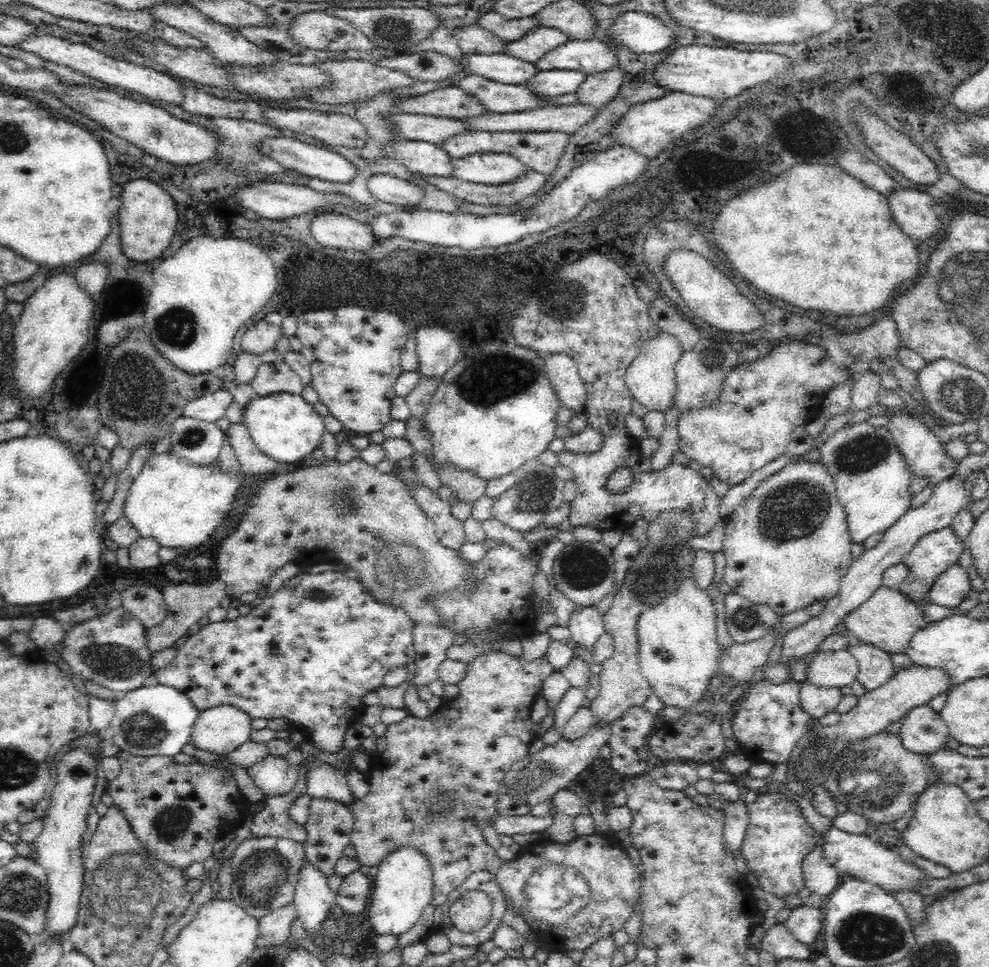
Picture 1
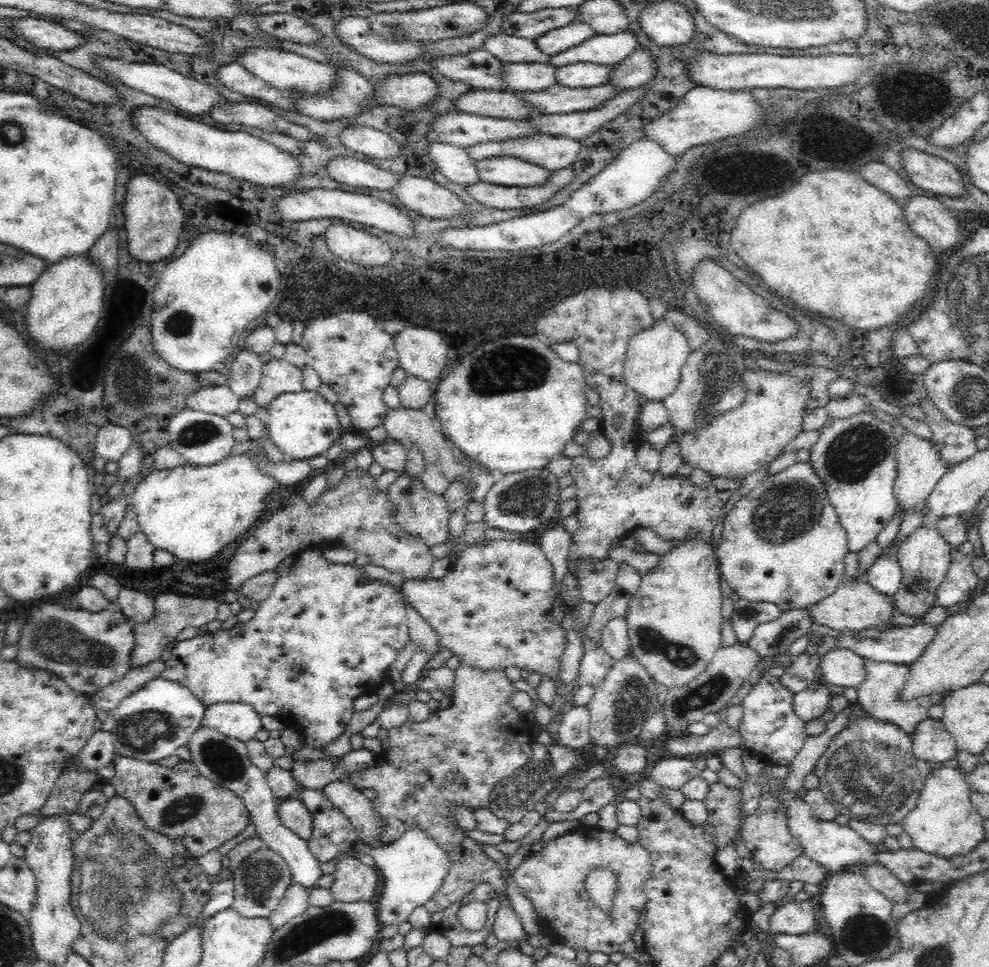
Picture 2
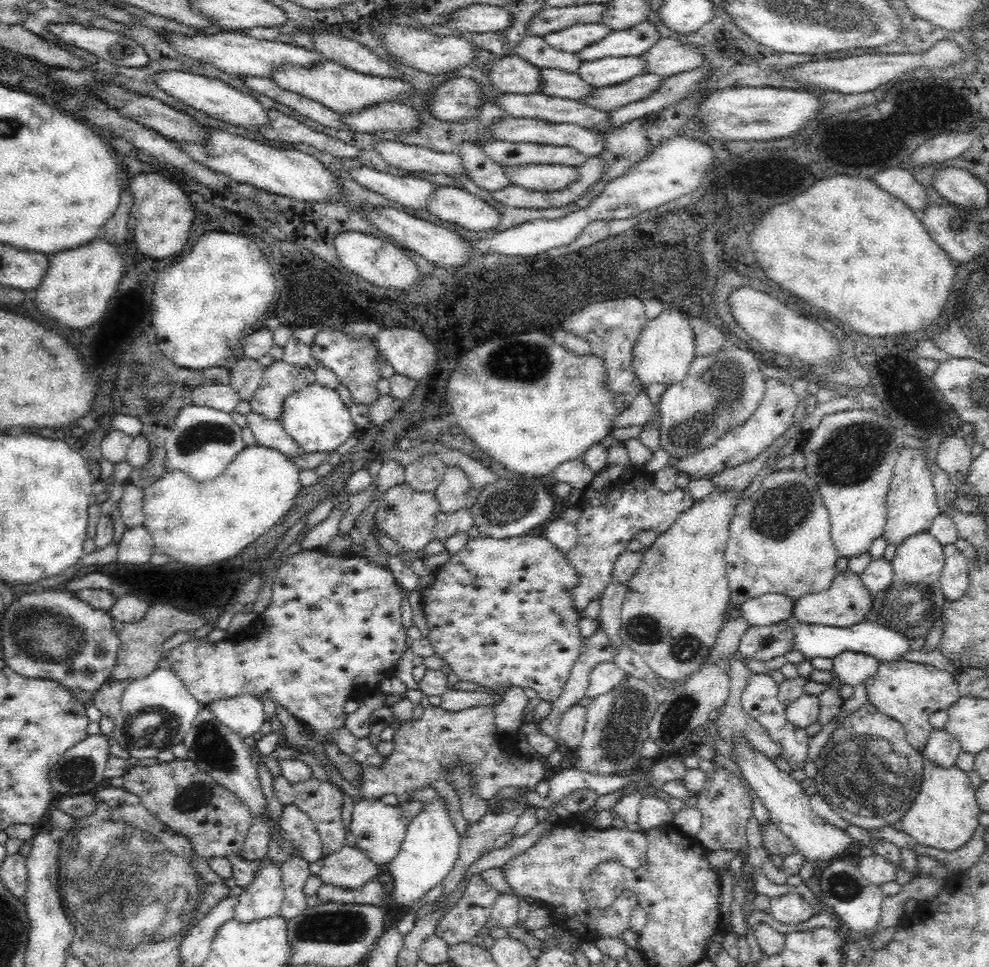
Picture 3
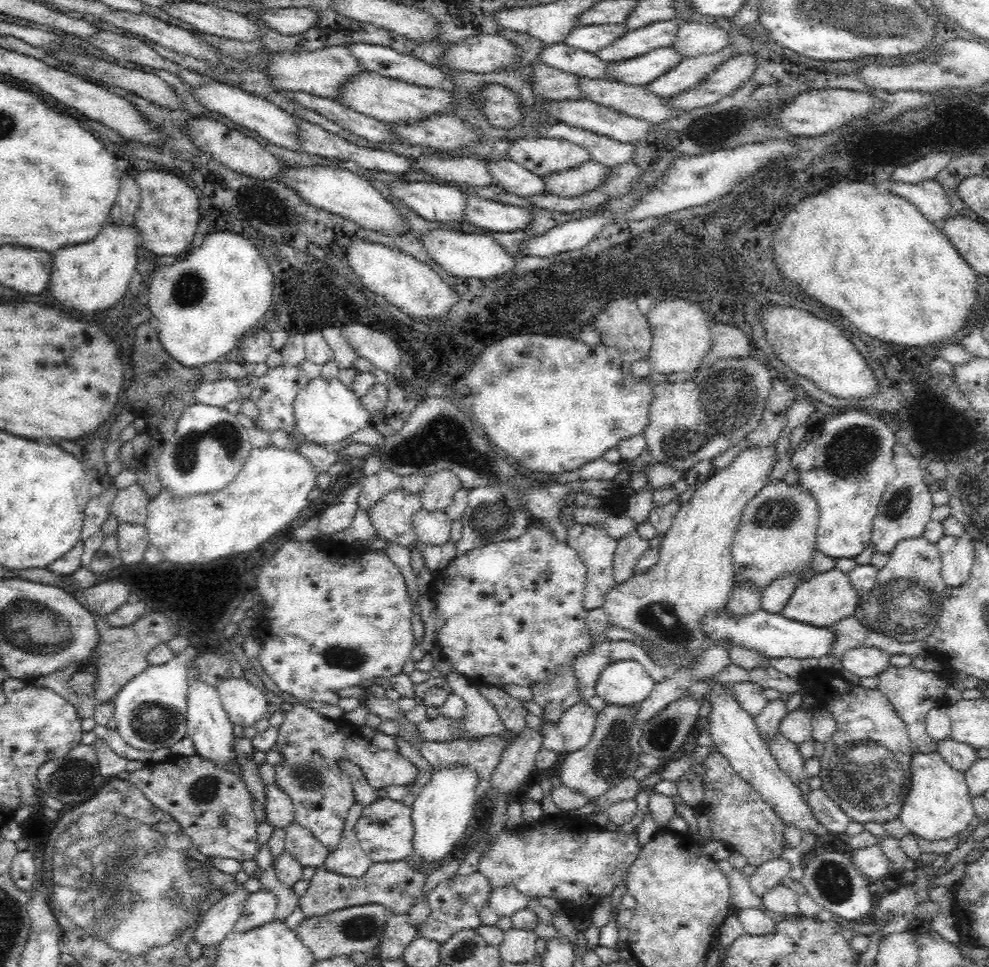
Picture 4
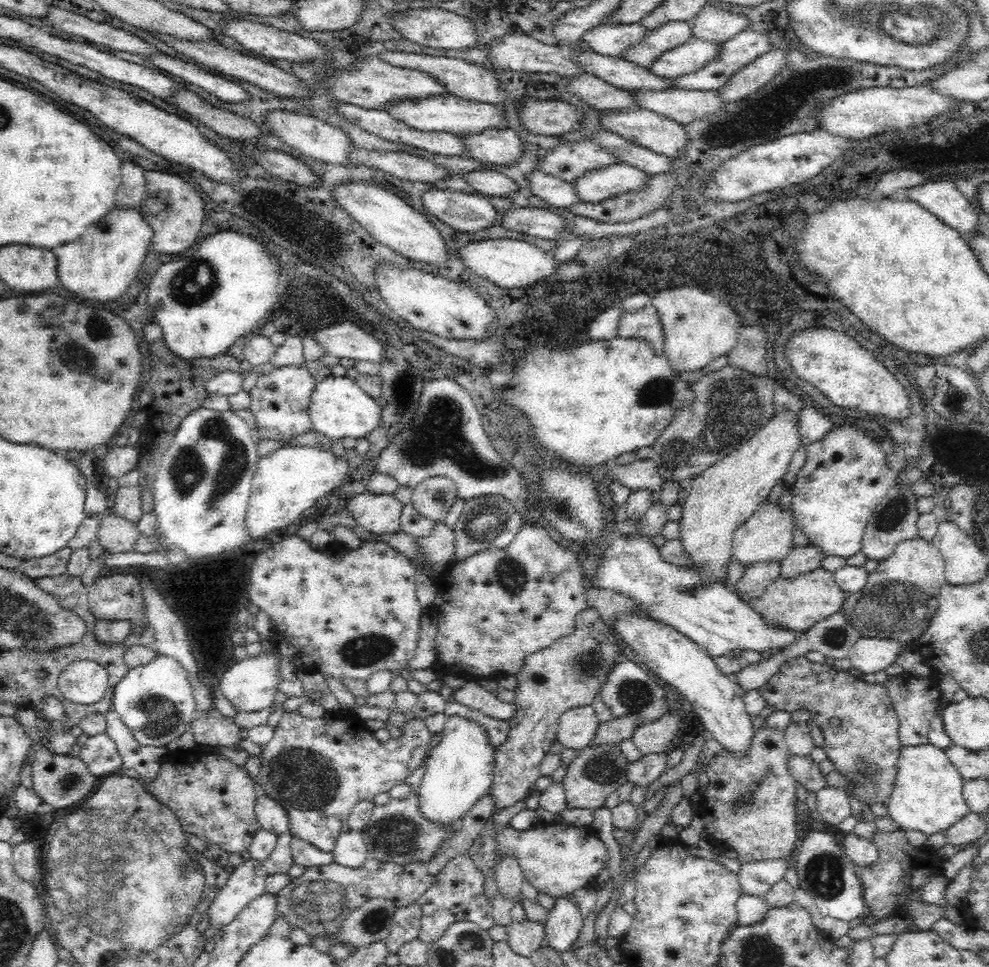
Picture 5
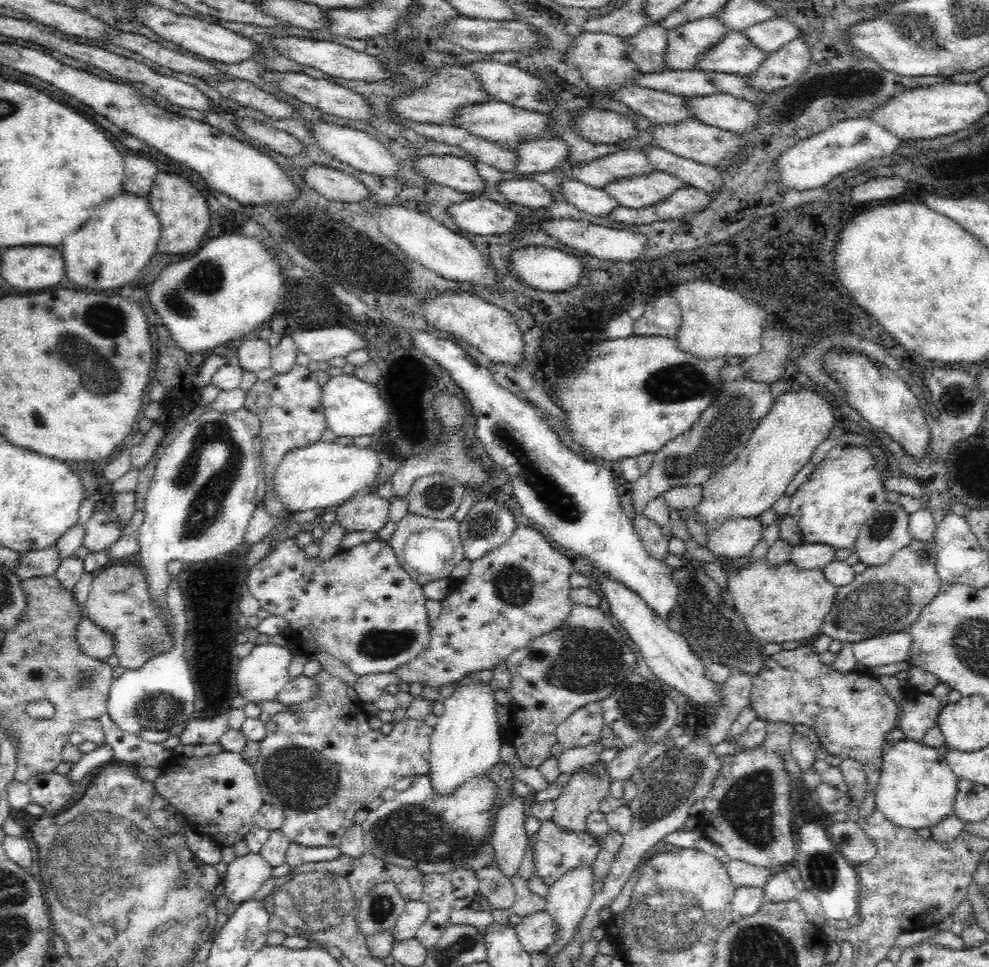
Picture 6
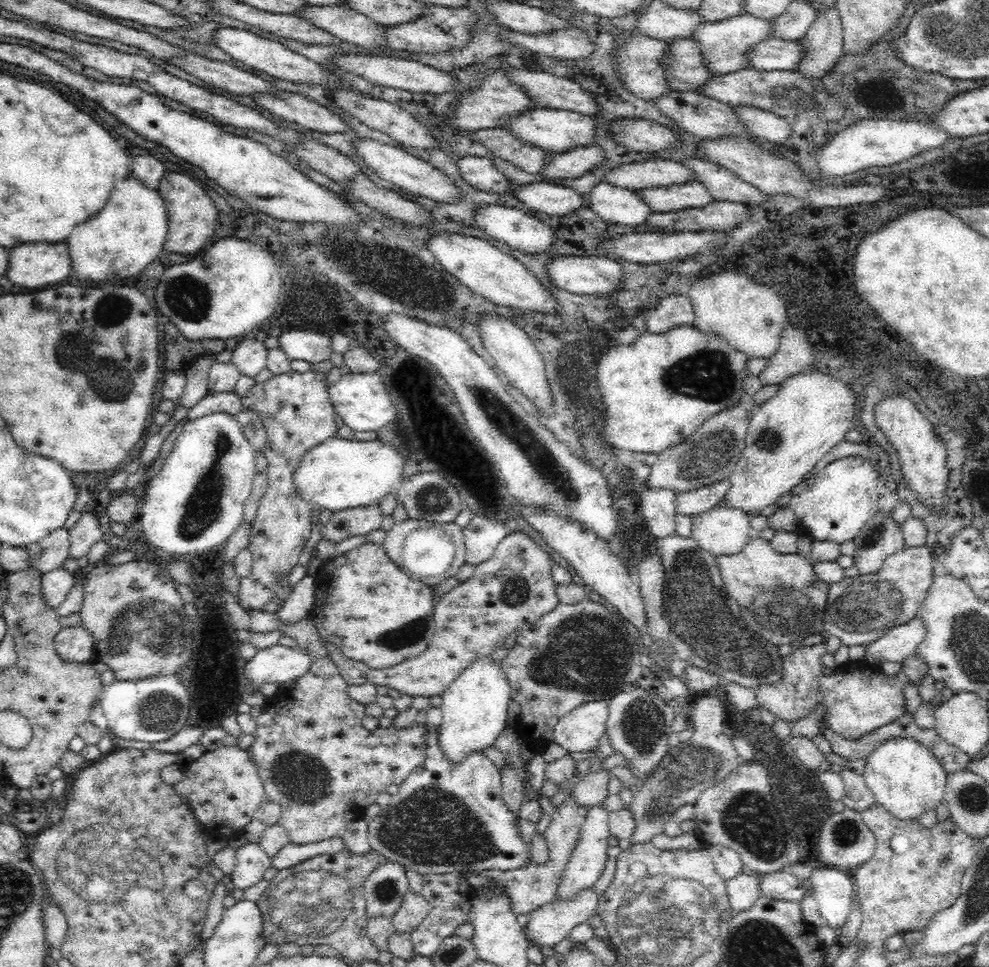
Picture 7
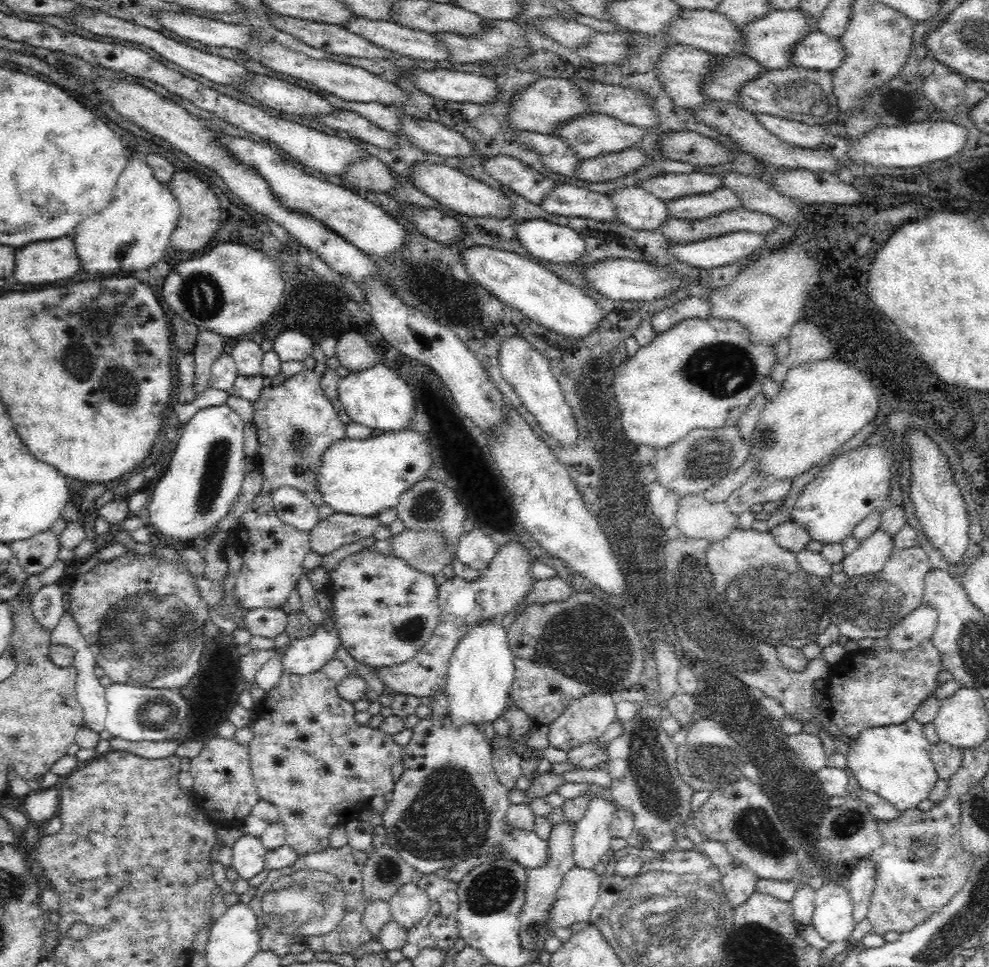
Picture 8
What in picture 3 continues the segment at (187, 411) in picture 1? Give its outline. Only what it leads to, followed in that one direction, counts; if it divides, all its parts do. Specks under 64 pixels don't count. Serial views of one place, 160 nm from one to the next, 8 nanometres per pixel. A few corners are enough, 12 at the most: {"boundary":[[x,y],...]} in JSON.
{"boundary":[[229,384],[192,392],[192,404],[234,411],[241,398]]}

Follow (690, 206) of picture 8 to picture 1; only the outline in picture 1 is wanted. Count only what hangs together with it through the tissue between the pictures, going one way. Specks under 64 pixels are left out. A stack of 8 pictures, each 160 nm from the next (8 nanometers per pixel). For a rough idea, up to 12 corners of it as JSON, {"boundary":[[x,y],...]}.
{"boundary":[[511,154],[452,159],[450,176],[506,184],[528,170]]}

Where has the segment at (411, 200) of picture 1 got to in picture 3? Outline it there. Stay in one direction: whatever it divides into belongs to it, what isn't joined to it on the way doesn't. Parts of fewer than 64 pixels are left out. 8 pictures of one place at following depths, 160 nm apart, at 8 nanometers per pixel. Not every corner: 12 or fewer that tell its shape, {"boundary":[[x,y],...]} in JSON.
{"boundary":[[436,185],[424,203],[434,219],[492,232],[501,215],[460,187]]}

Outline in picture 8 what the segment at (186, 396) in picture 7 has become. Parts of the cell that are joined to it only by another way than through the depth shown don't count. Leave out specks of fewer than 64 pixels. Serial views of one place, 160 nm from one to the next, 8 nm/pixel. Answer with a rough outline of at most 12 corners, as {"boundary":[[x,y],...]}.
{"boundary":[[200,330],[194,355],[192,388],[200,396],[209,387],[212,363],[226,342]]}

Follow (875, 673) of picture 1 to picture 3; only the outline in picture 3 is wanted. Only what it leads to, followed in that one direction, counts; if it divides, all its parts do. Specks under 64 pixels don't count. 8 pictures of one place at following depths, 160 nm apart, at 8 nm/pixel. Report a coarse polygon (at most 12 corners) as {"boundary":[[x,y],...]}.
{"boundary":[[901,660],[880,664],[867,701],[903,724],[919,751],[930,715],[960,698],[955,677]]}

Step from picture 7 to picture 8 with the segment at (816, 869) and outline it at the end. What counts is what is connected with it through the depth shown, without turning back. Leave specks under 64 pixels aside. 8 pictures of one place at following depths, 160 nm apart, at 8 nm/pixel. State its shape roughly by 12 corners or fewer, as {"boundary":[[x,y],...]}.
{"boundary":[[835,880],[816,891],[812,925],[829,943],[846,940],[849,889]]}

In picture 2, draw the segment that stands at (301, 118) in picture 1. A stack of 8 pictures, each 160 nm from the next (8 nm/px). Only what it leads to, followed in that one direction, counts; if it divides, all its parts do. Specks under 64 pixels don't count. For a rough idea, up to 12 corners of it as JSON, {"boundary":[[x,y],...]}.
{"boundary":[[344,126],[337,138],[362,156],[390,158],[402,147],[370,126]]}

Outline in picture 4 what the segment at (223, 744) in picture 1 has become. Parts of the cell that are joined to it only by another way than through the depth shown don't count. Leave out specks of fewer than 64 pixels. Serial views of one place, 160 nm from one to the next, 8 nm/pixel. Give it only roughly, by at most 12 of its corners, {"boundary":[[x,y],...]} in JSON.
{"boundary":[[227,677],[216,689],[234,726],[271,713],[265,694]]}

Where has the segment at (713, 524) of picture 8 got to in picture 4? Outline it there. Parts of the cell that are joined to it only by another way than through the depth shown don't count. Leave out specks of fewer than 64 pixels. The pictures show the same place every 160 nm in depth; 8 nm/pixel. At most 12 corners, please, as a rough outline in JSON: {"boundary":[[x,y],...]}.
{"boundary":[[768,478],[733,537],[735,586],[813,577],[816,499]]}

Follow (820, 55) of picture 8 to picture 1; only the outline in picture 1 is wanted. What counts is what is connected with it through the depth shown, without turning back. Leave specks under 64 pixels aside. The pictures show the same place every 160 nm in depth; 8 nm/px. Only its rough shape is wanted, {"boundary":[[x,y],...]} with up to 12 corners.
{"boundary":[[537,72],[524,85],[531,96],[552,100],[576,93],[582,72]]}

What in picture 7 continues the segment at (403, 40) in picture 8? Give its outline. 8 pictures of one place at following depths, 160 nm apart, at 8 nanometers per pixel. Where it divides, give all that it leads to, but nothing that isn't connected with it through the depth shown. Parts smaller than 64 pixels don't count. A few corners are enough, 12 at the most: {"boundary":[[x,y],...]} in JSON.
{"boundary":[[350,7],[292,14],[342,43],[386,48],[378,25]]}

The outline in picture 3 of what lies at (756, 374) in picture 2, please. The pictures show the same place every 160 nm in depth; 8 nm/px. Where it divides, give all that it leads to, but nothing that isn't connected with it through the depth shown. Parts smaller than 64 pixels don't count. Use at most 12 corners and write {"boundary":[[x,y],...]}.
{"boundary":[[764,380],[742,424],[711,447],[680,456],[691,480],[754,460],[794,424],[790,386]]}

